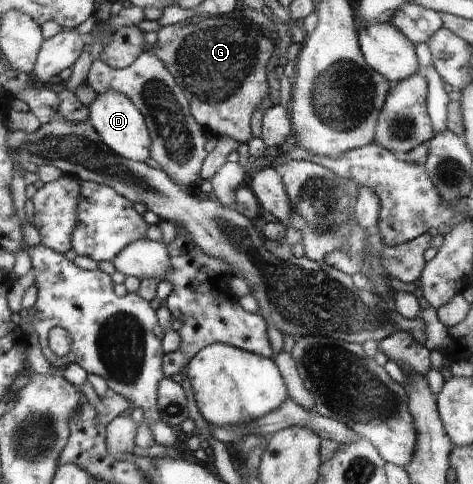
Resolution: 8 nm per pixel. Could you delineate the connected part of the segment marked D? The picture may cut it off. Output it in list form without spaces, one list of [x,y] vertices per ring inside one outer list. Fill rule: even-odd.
[[[116,89],[102,93],[91,107],[91,119],[102,140],[118,155],[138,162],[145,162],[152,158],[151,129],[144,113],[128,95]]]

